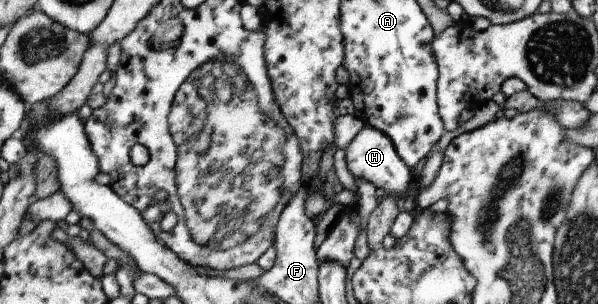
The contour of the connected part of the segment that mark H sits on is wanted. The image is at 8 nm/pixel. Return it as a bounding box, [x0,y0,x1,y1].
[345,125,414,208]

